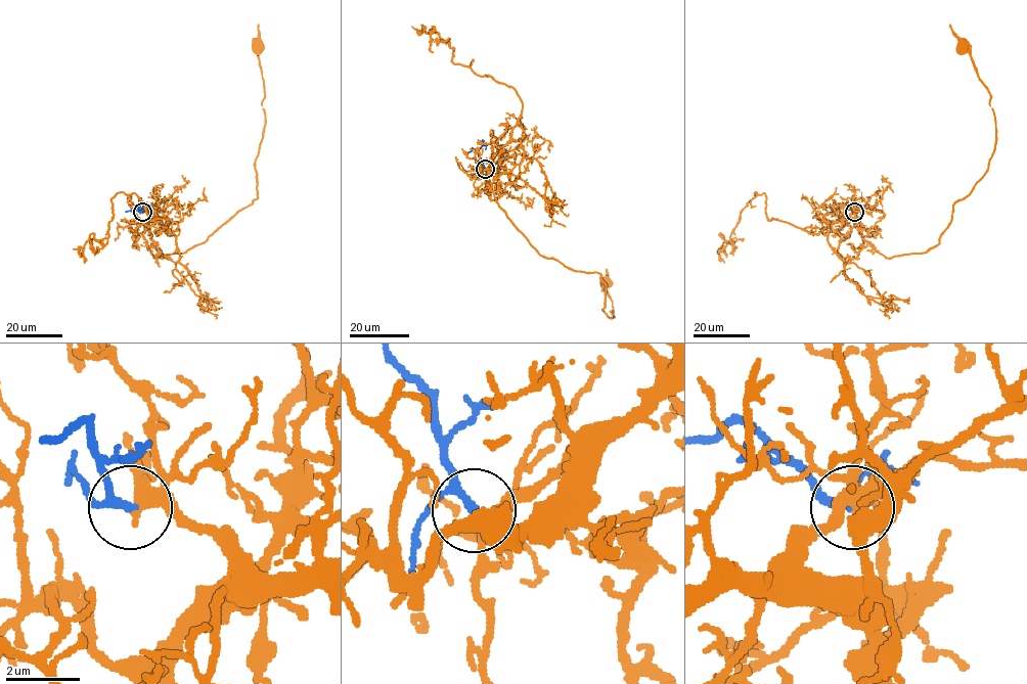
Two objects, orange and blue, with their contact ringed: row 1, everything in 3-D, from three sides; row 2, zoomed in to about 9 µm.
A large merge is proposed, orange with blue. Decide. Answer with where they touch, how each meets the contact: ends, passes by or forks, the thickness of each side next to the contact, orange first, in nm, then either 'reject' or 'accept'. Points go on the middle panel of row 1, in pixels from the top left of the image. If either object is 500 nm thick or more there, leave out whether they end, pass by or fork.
at (485, 169); orange forks there; blue passes by; 280 nm thick on the orange side, 180 nm on the other; accept

